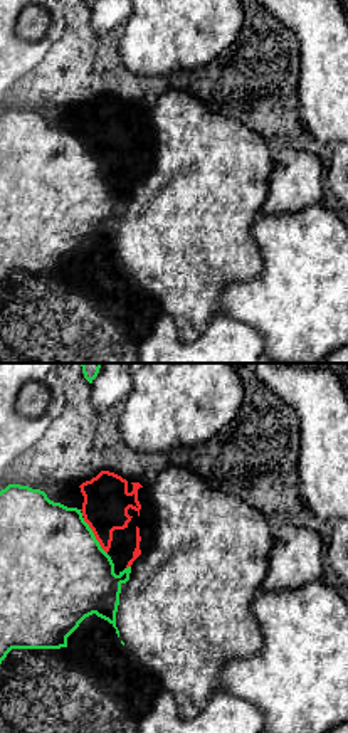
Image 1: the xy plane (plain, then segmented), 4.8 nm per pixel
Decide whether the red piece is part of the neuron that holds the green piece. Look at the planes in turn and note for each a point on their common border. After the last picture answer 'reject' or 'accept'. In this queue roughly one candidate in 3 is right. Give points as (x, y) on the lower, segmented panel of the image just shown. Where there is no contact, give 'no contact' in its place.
(94, 537)

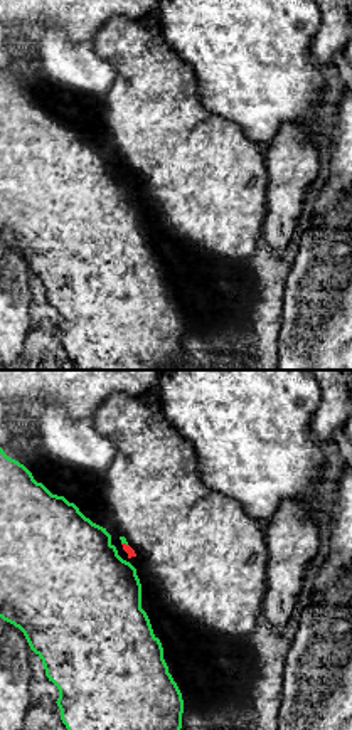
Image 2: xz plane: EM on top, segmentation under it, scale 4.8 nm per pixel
(125, 542)

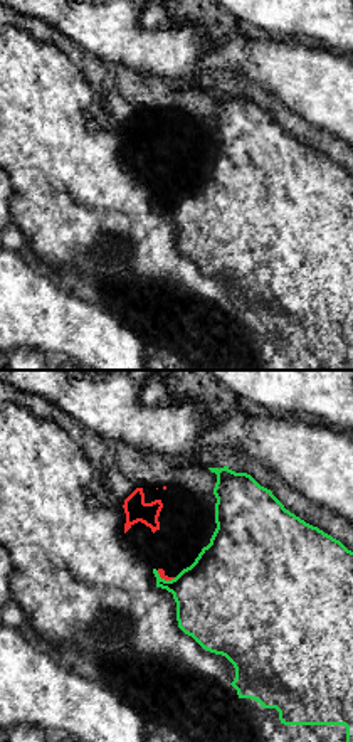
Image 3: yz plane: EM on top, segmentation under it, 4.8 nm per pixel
(163, 579)

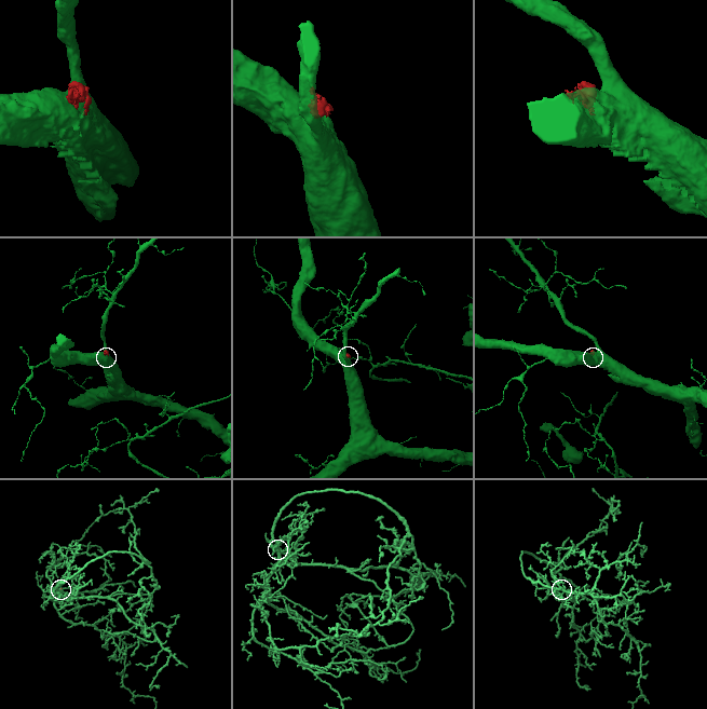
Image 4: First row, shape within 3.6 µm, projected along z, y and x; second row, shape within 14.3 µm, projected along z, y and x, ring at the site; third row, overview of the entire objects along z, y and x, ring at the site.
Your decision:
reject

